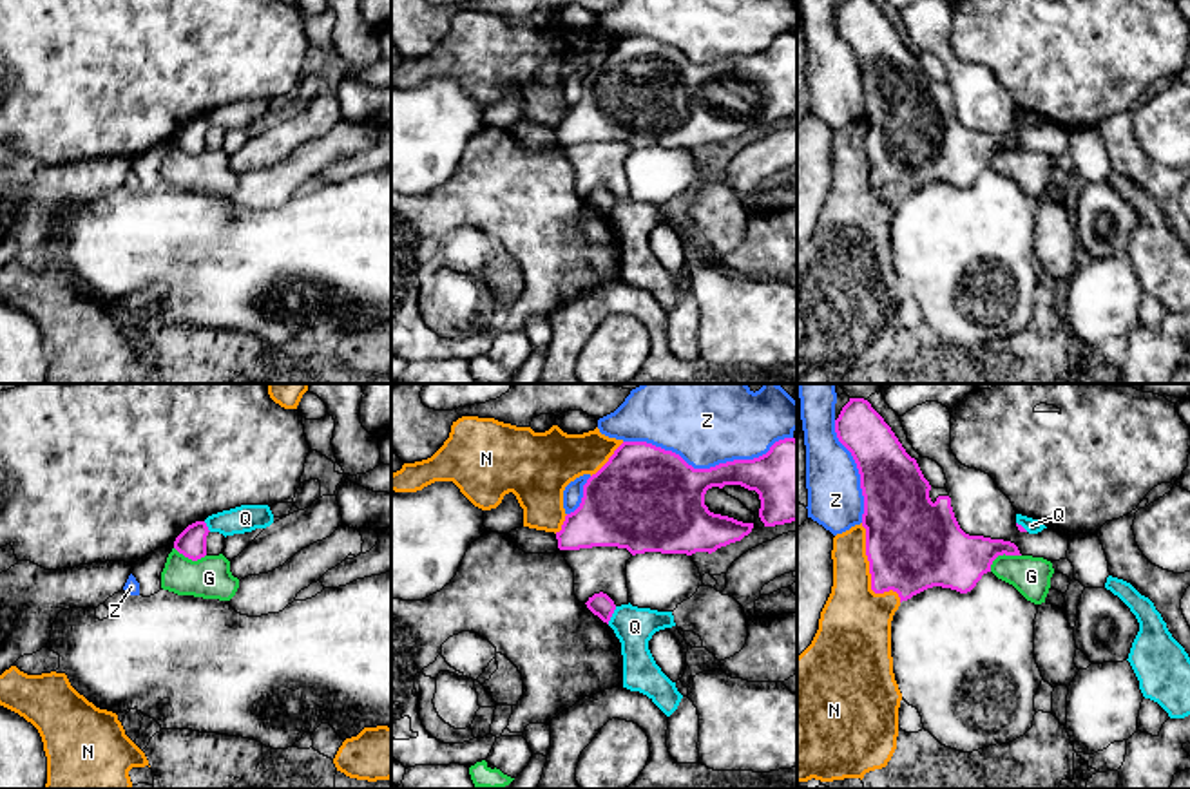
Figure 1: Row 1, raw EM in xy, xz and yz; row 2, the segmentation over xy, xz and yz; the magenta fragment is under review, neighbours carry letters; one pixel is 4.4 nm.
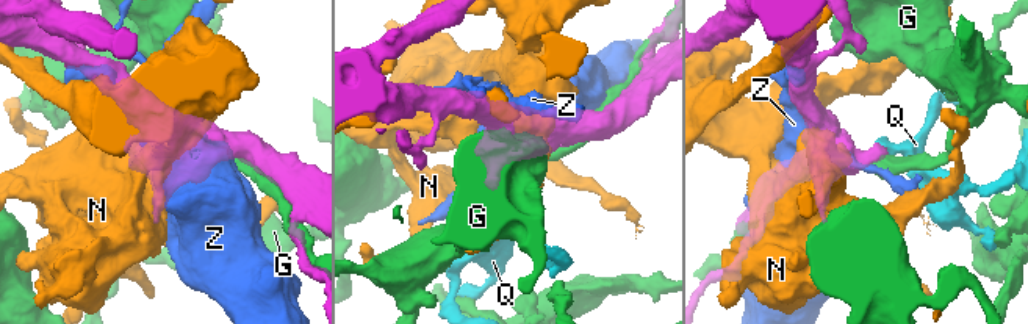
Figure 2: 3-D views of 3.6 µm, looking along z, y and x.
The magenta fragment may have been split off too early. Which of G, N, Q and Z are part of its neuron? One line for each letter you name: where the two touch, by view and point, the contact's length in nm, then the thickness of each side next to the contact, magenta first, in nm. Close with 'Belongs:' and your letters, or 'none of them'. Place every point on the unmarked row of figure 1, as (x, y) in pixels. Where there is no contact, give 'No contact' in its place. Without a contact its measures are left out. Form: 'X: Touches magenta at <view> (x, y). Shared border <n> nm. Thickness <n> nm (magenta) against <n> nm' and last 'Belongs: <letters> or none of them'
Belongs: none of them

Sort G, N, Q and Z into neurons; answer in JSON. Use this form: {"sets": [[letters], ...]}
{"sets": [["G"], ["N", "Q"], ["Z"]]}

